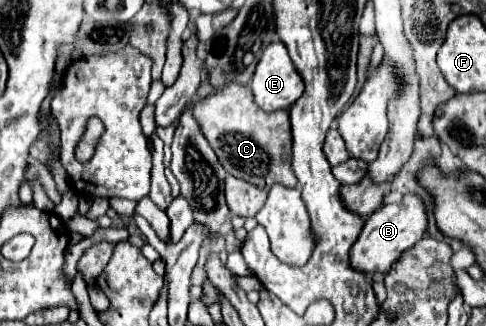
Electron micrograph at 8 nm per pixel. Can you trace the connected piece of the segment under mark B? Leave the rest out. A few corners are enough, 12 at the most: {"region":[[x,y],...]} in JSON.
{"region":[[416,193],[368,217],[352,267],[388,273],[426,235]]}

